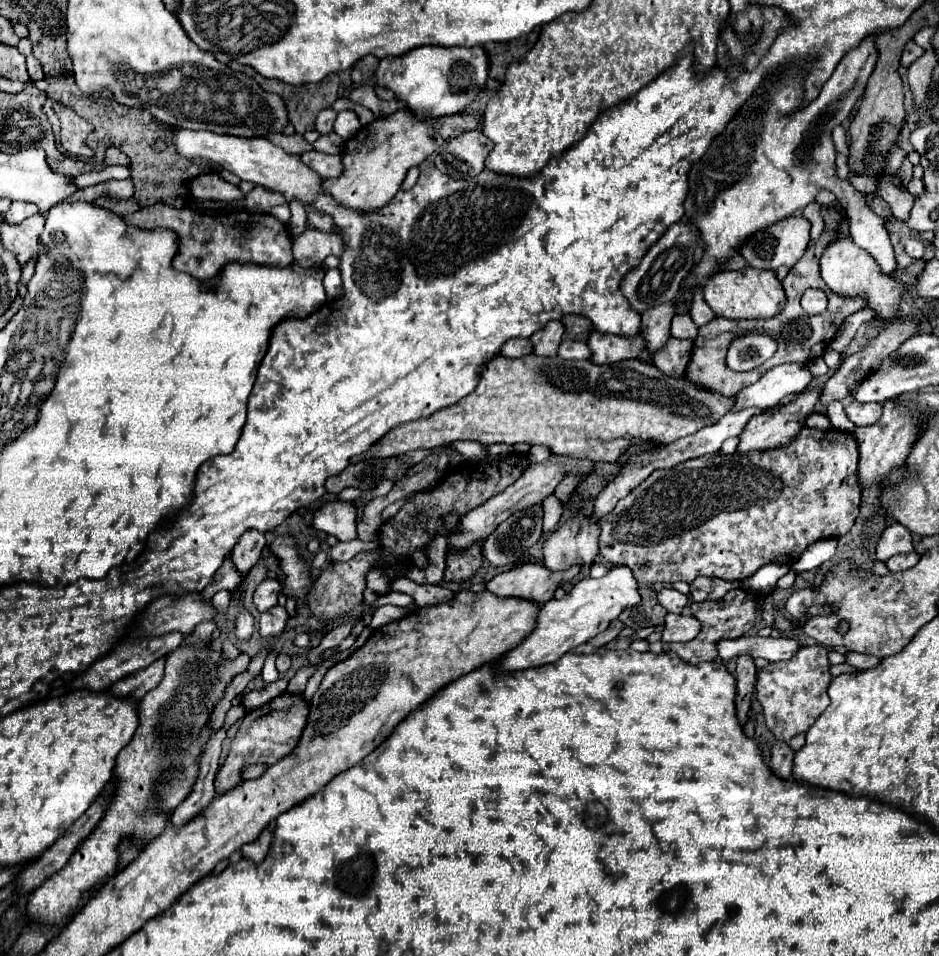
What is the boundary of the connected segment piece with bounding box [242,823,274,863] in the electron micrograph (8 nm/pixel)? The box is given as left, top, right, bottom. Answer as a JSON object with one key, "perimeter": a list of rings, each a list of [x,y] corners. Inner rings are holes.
{"perimeter":[[[270,823],[262,833],[260,833],[260,839],[256,839],[254,843],[248,843],[242,847],[242,853],[246,859],[252,859],[254,863],[262,863],[264,857],[268,855],[268,849],[272,845],[272,839],[274,839],[274,823]]]}

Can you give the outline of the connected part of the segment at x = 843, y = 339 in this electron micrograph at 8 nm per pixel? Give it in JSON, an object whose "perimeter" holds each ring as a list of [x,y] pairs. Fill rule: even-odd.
{"perimeter":[[[868,309],[858,311],[858,313],[852,313],[852,315],[850,315],[842,325],[840,325],[836,337],[834,337],[832,343],[830,343],[830,349],[838,351],[842,357],[846,357],[846,349],[848,349],[850,341],[854,339],[858,327],[864,325],[866,321],[870,321],[870,319],[872,319],[872,311],[868,311]]]}

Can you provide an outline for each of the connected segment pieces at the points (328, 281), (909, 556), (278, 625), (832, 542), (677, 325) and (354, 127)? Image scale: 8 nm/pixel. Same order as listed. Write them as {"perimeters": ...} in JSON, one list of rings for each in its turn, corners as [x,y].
{"perimeters":[[[[326,269],[324,289],[326,289],[328,299],[336,299],[336,295],[340,297],[340,295],[344,293],[344,287],[342,287],[342,277],[340,277],[340,271],[338,271],[338,269]]],[[[916,551],[898,553],[898,555],[894,555],[894,557],[890,557],[890,559],[886,561],[886,567],[888,567],[890,571],[902,571],[902,569],[914,567],[914,565],[918,563],[918,559],[920,559],[920,555],[918,555]]],[[[278,605],[260,617],[258,631],[264,639],[278,639],[286,627],[286,621],[288,621],[288,613],[284,607]]],[[[824,539],[820,543],[814,543],[812,547],[808,547],[808,551],[804,551],[804,555],[792,565],[794,571],[810,571],[820,567],[822,563],[826,563],[828,559],[832,559],[836,551],[836,539]]],[[[674,315],[674,337],[678,339],[696,339],[698,337],[698,327],[690,319],[690,315]]],[[[340,111],[334,123],[334,131],[342,137],[342,139],[350,139],[356,131],[360,129],[360,119],[354,111]]]]}

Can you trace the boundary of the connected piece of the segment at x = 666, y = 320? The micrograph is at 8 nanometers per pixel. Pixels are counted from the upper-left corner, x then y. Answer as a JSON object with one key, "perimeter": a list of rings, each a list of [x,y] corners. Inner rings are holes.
{"perimeter":[[[660,305],[644,311],[640,335],[646,341],[646,349],[650,353],[660,351],[670,339],[670,321],[674,315],[674,305]]]}

